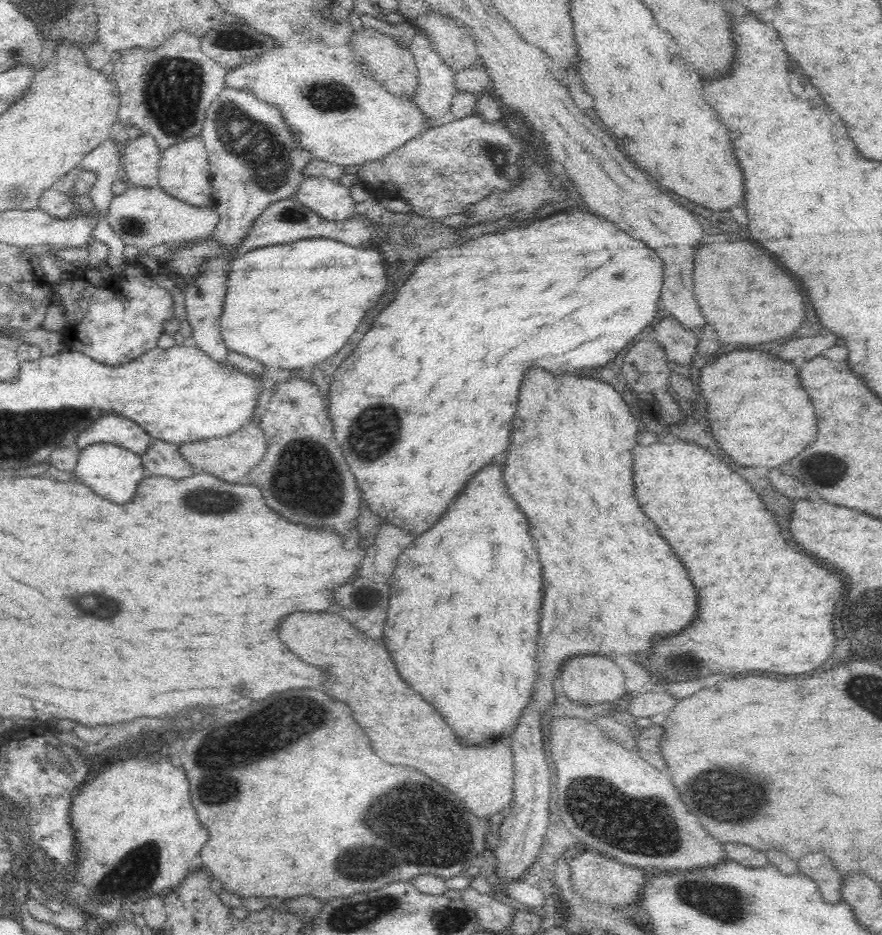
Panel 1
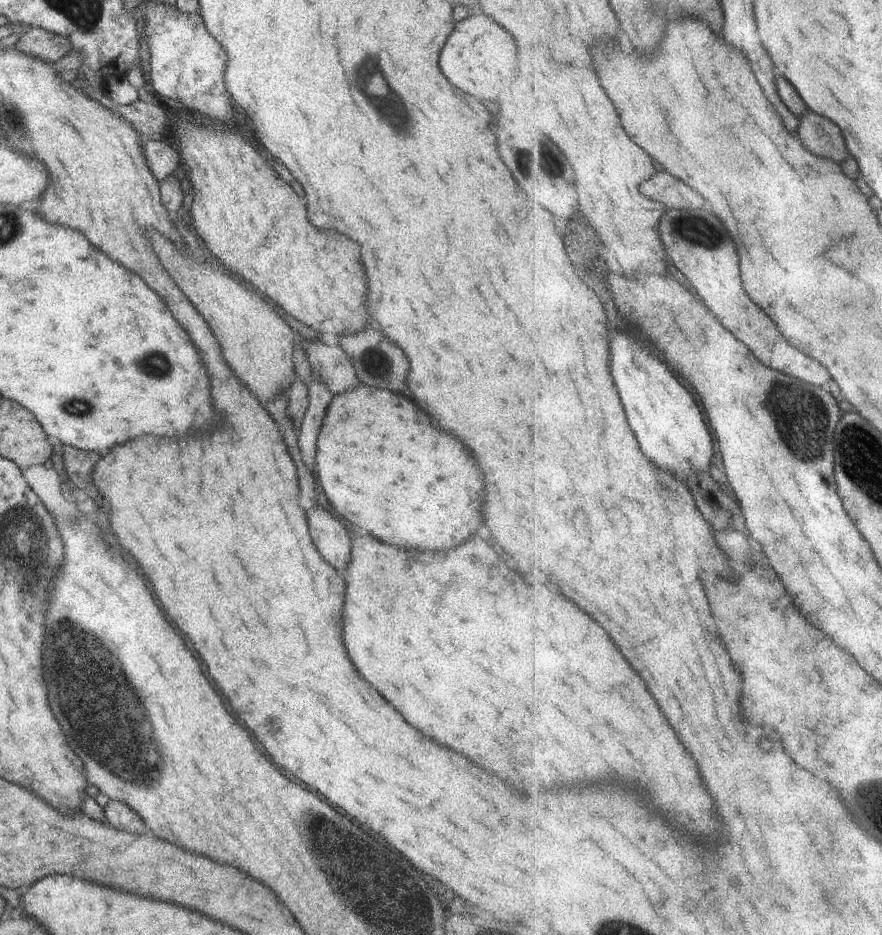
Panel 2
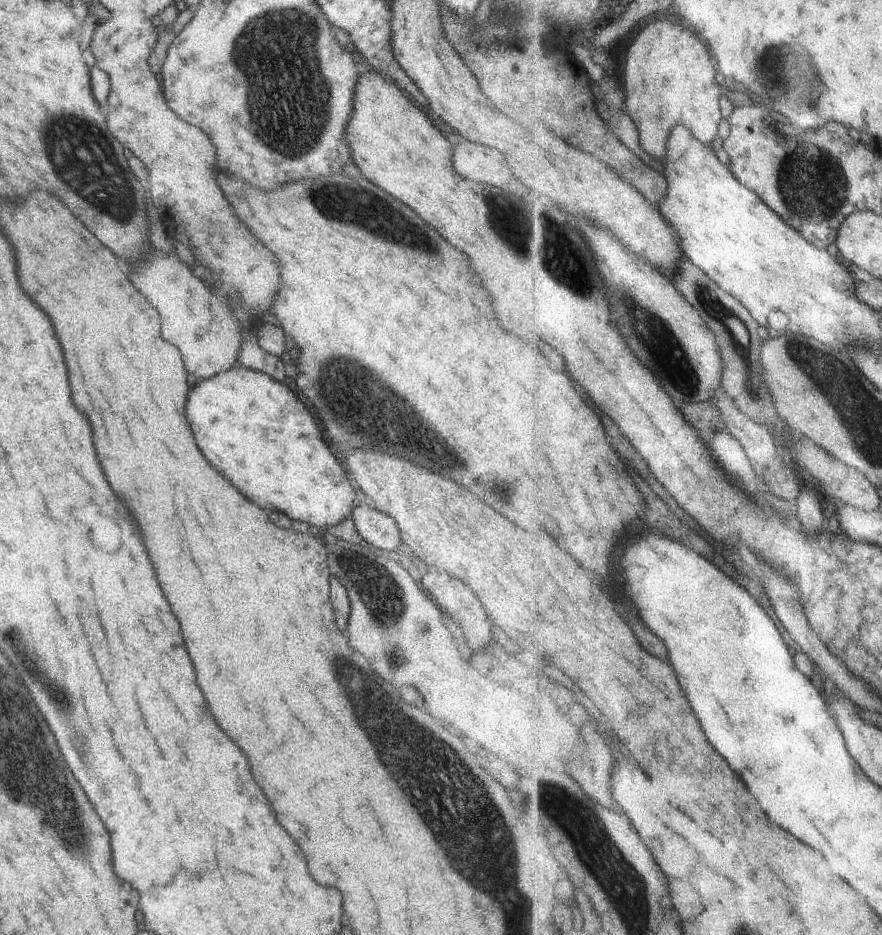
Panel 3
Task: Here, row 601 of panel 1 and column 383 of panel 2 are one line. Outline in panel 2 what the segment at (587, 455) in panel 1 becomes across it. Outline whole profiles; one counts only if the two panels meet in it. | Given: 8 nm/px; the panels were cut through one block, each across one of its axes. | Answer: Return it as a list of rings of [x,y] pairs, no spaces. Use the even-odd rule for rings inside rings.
[[[356,536],[352,540],[352,556],[350,564],[344,572],[346,584],[346,602],[342,610],[342,640],[344,648],[356,666],[356,670],[420,732],[452,748],[454,752],[466,756],[488,772],[508,780],[514,788],[526,792],[546,790],[548,788],[568,788],[574,784],[586,784],[596,780],[622,780],[626,784],[642,784],[650,790],[656,804],[664,806],[680,826],[684,826],[694,836],[706,836],[708,840],[718,840],[724,824],[716,812],[716,800],[706,790],[698,762],[686,750],[682,740],[678,740],[676,730],[670,726],[666,716],[662,714],[656,698],[648,690],[644,678],[634,670],[634,666],[620,652],[610,634],[574,600],[564,596],[562,590],[552,590],[548,586],[526,584],[524,578],[510,570],[500,556],[484,542],[480,536],[468,540],[448,552],[420,552],[420,550],[398,550],[394,546],[382,544],[376,538]]]

